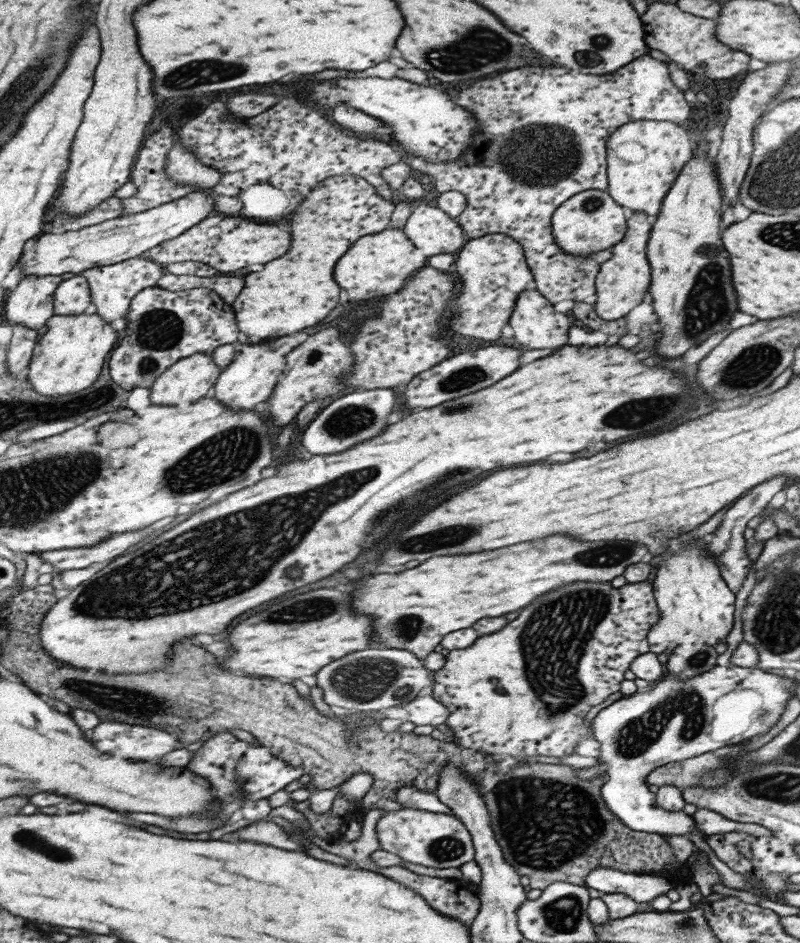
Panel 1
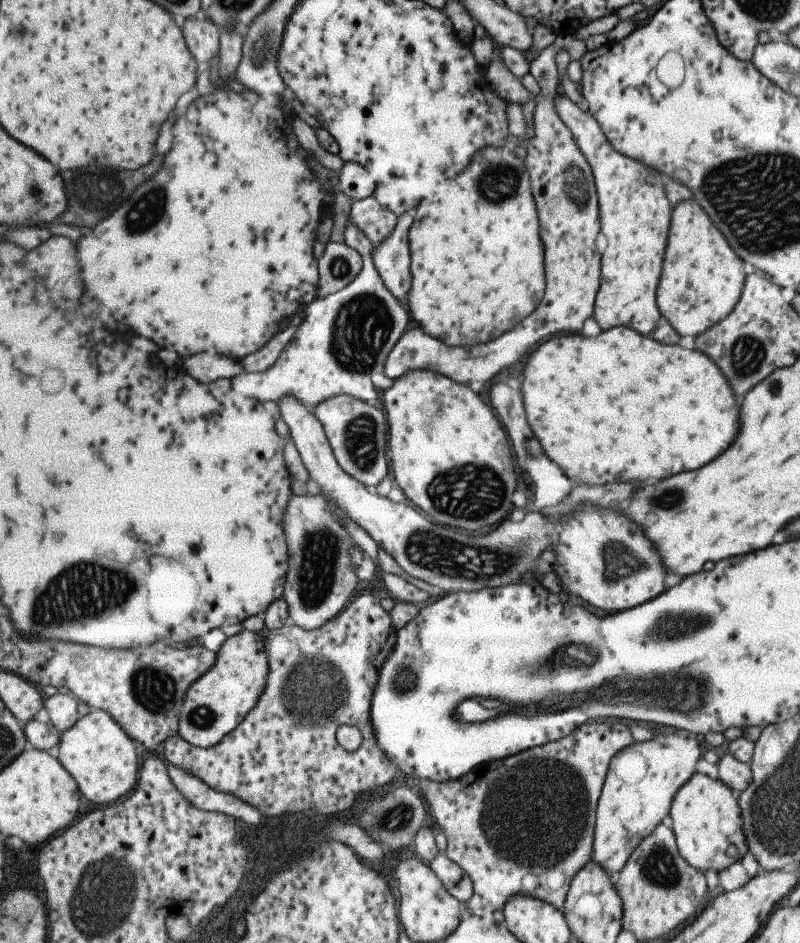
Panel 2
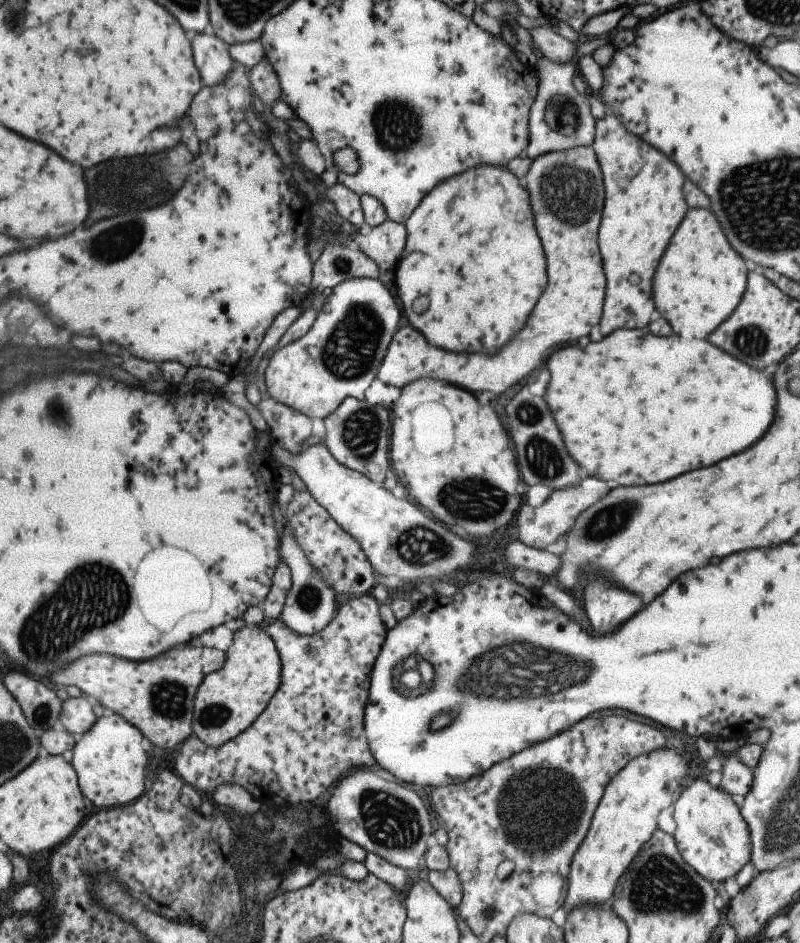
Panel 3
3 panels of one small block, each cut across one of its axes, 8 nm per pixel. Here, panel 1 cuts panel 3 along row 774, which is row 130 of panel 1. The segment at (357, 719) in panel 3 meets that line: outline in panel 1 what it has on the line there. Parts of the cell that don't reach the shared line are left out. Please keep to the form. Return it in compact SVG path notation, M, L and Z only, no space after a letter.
M283 98L251 118L235 117L226 109L225 103L214 101L208 103L196 117L184 122L177 129L176 136L176 142L190 150L199 162L220 172L219 182L209 188L207 193L210 194L213 211L218 211L221 215L270 223L283 220L295 212L303 198L307 198L308 190L318 182L340 174L363 178L383 200L389 200L389 196L398 196L383 180L381 172L386 166L399 162L399 151L393 151L389 142L382 137L363 137L333 125L317 111L305 107L293 98Z

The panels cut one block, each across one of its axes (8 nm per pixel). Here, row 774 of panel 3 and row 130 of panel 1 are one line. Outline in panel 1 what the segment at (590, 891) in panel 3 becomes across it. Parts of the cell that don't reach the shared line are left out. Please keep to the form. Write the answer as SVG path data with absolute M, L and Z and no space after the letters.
M631 121L618 126L606 140L606 193L619 207L654 219L665 193L692 157L687 132L678 123Z

